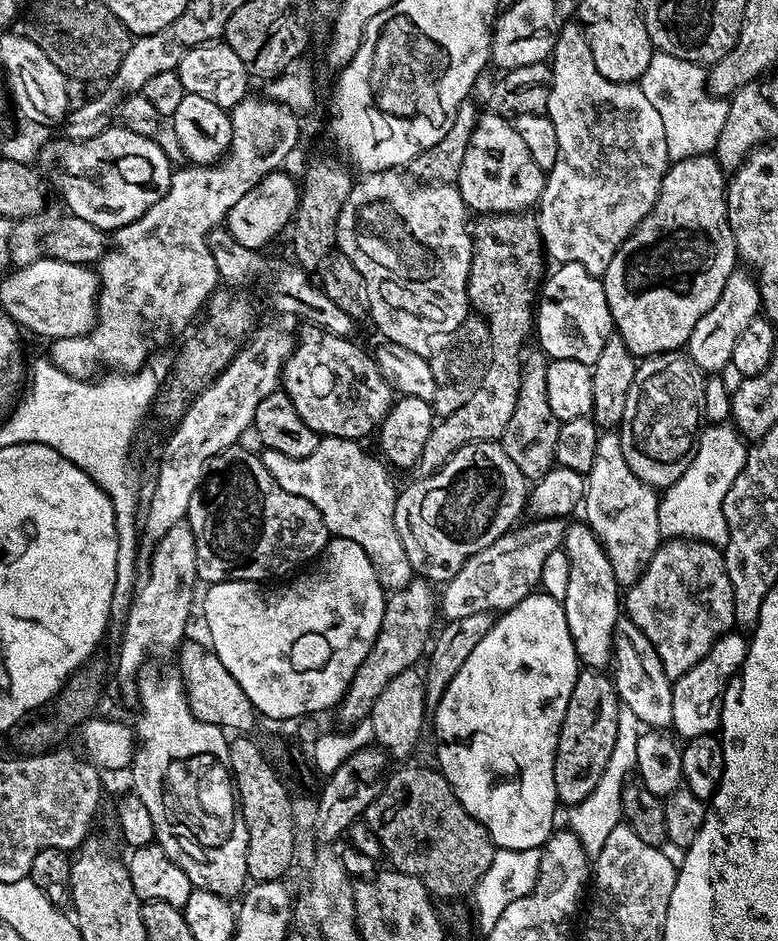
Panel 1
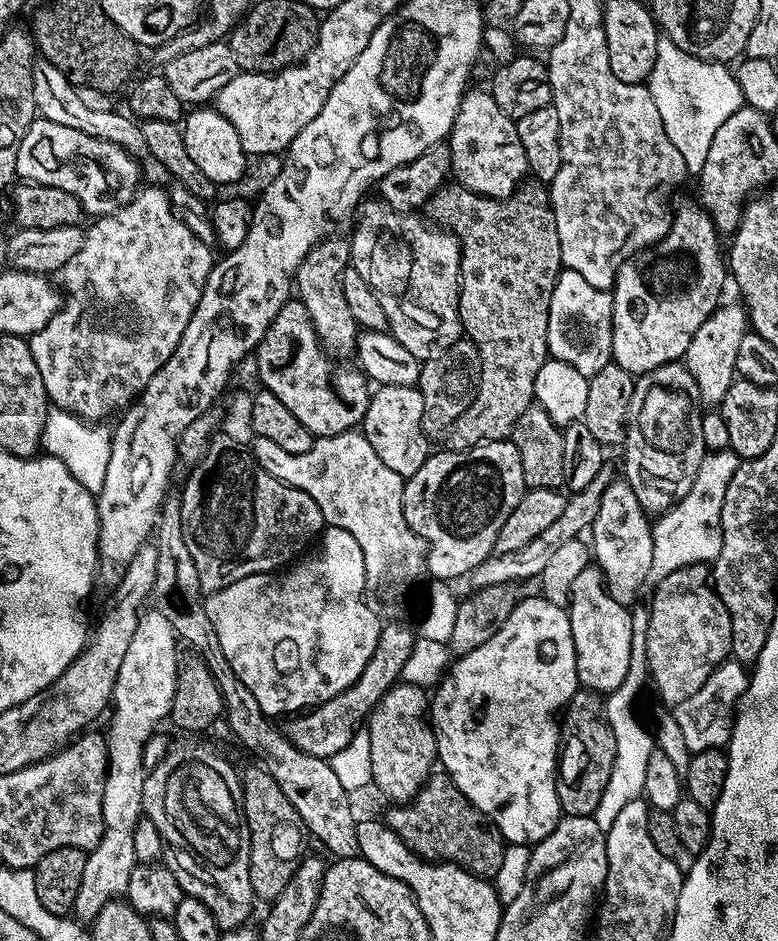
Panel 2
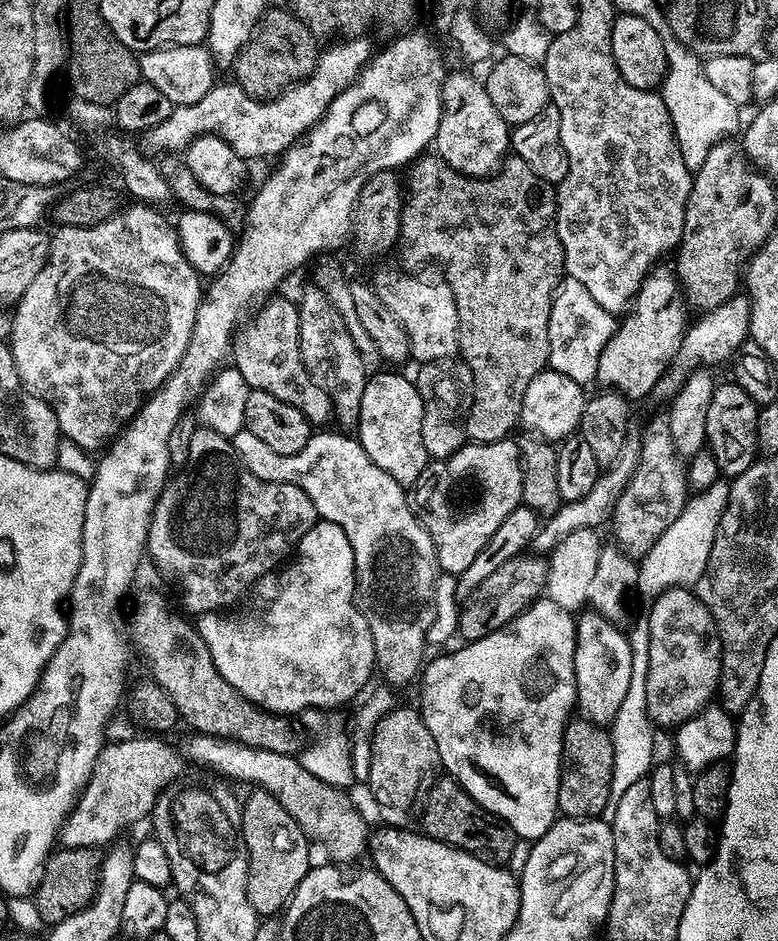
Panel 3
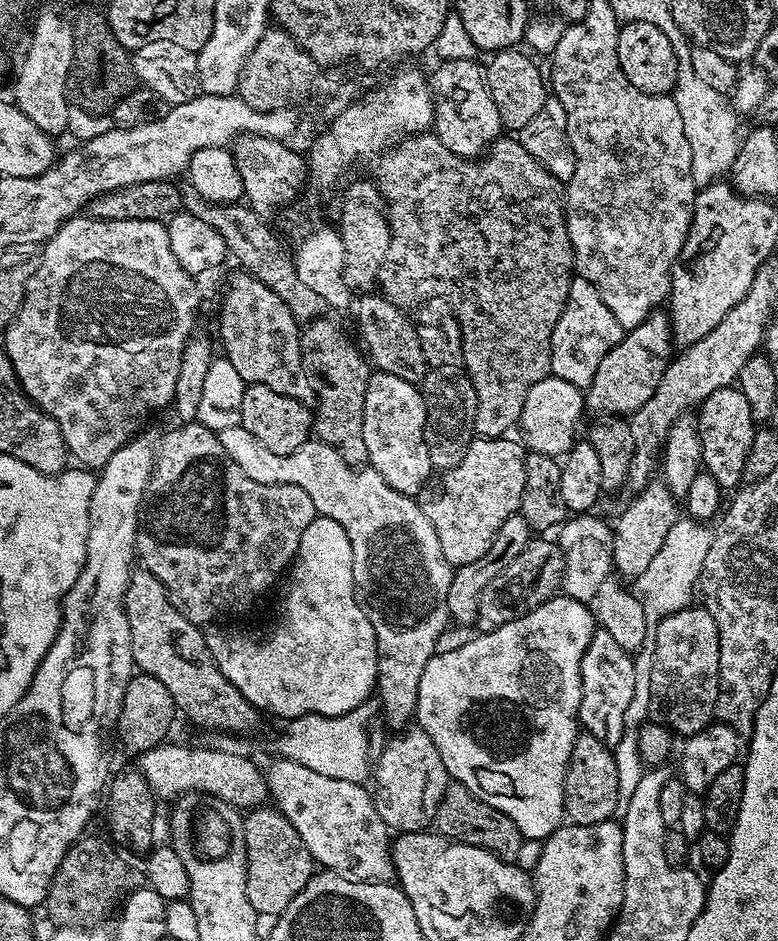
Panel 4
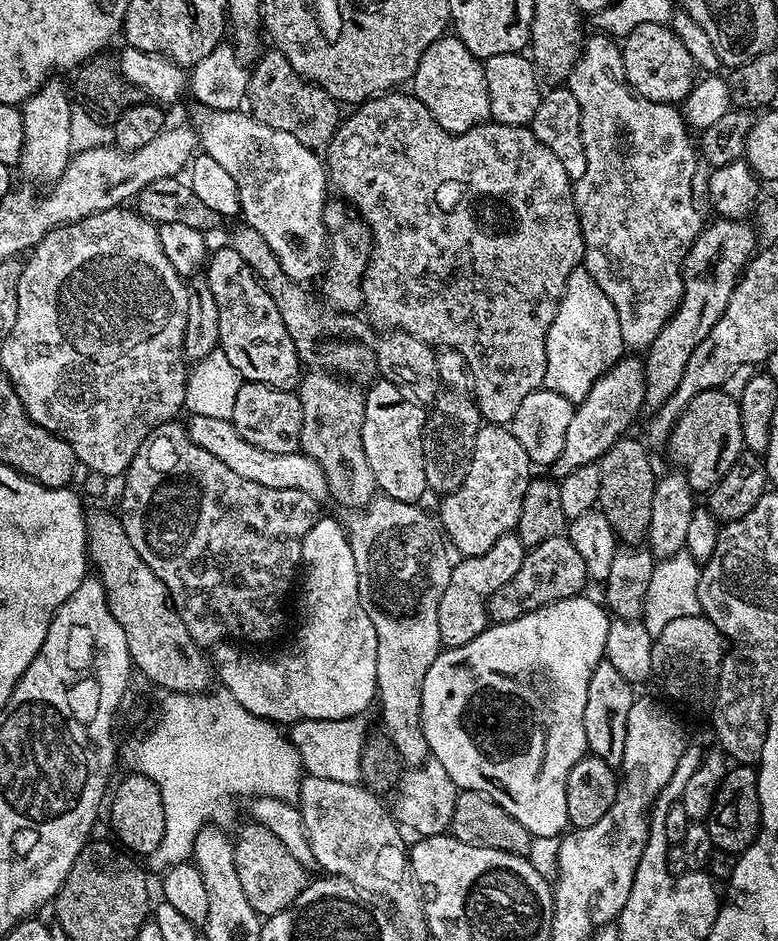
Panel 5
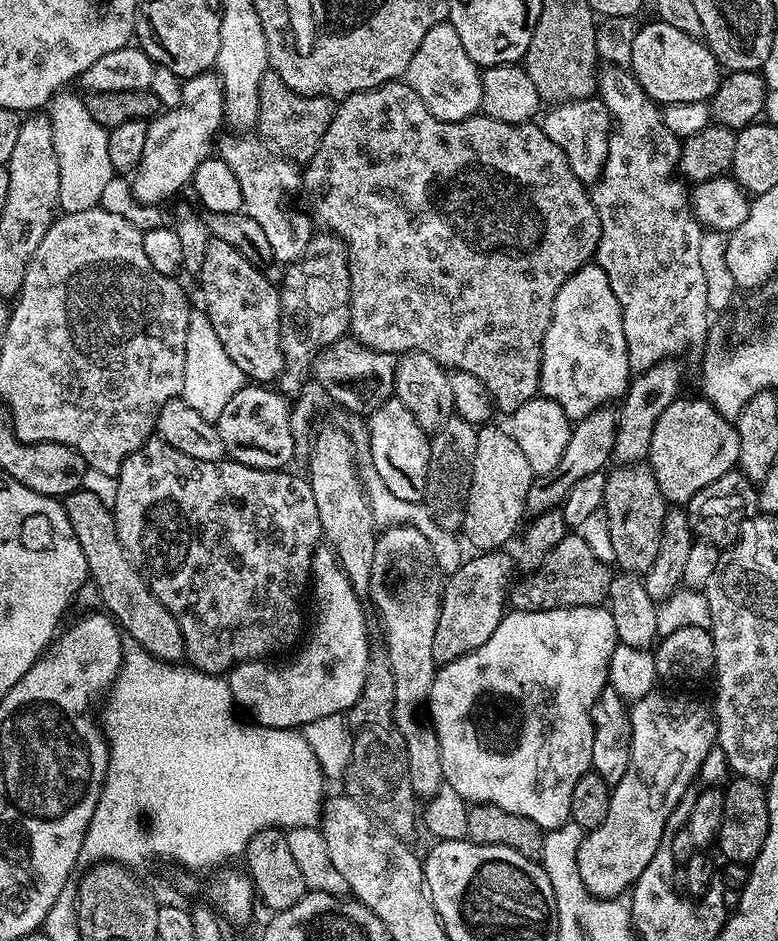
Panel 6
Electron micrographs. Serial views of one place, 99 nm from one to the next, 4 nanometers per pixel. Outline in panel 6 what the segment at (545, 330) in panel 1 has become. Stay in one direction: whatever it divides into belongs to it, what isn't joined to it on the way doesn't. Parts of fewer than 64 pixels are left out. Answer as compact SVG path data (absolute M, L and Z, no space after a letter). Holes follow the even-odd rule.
M586 263L560 287L554 298L550 326L542 342L539 395L558 402L569 420L575 422L586 418L586 414L594 410L611 405L611 400L619 401L628 391L632 375L633 370L628 364L626 334L622 330L622 308L618 298L614 298L614 290L610 290L610 278L606 278L599 264Z

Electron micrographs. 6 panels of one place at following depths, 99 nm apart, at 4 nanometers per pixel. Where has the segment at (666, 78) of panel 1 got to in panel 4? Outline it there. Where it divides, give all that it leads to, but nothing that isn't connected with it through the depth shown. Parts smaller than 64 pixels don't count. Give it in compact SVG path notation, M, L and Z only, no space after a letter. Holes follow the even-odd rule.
M670 36L671 46L675 50L676 61L679 64L678 78L672 91L675 105L682 116L682 126L686 140L691 150L691 177L698 188L715 183L724 173L731 169L740 149L740 134L737 134L737 115L731 105L728 105L725 95L713 90L694 73L690 62L692 48L685 36Z

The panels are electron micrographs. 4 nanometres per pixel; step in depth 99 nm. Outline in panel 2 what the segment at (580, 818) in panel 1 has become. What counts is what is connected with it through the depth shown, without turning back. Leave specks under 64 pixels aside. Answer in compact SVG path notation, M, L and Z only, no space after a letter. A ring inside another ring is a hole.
M643 630L633 631L631 636L630 665L626 674L626 682L618 686L618 690L607 693L604 714L614 734L616 753L614 754L614 770L610 770L610 782L606 782L606 790L602 793L602 802L598 802L595 822L607 834L610 826L614 826L614 818L618 818L622 806L626 802L641 799L646 786L646 758L654 750L653 733L640 721L636 707L640 704L640 695L644 692L644 684L649 683L648 659L646 658L646 634Z

